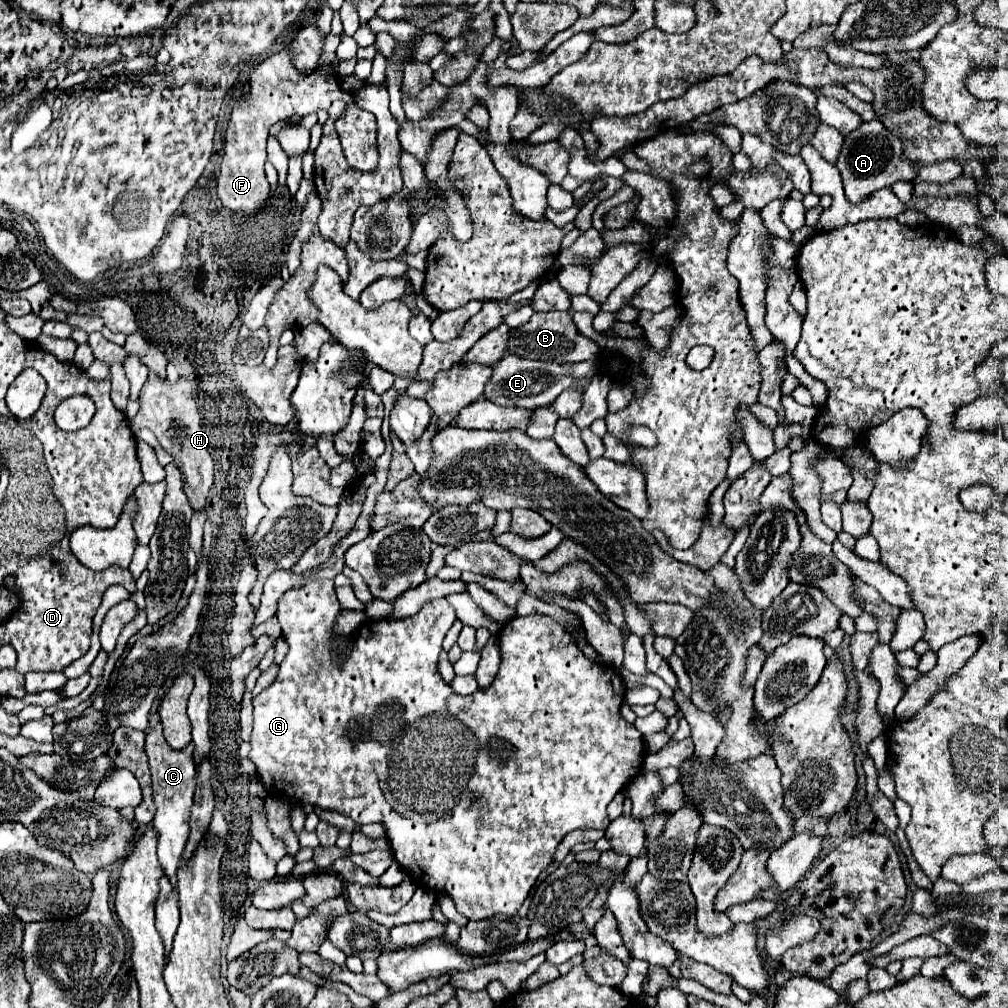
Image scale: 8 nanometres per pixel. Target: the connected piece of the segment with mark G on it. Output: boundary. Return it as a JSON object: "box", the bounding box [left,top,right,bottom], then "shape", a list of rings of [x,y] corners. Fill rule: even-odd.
{"box":[249,579,643,921],"shape":[[[321,579],[311,581],[299,589],[289,589],[277,609],[277,619],[281,621],[283,639],[289,645],[289,653],[285,661],[281,663],[277,679],[263,689],[255,701],[253,701],[253,733],[251,733],[251,751],[249,759],[255,763],[257,775],[267,791],[267,795],[273,795],[273,791],[293,803],[307,803],[321,809],[337,811],[345,817],[351,817],[357,825],[365,823],[381,823],[387,829],[387,839],[391,841],[391,849],[395,859],[409,871],[409,877],[417,881],[419,887],[427,887],[433,891],[443,891],[453,897],[455,907],[459,913],[463,913],[467,919],[479,921],[493,917],[497,913],[513,915],[525,897],[529,895],[533,883],[541,875],[543,869],[553,861],[555,849],[561,843],[561,839],[575,829],[607,829],[609,817],[607,817],[607,805],[615,797],[617,791],[621,791],[641,769],[643,763],[643,737],[635,729],[633,723],[627,723],[619,715],[619,703],[623,703],[625,687],[621,679],[621,699],[617,689],[617,671],[611,665],[597,665],[583,657],[581,649],[575,645],[571,637],[567,637],[565,629],[547,615],[525,615],[525,617],[513,617],[499,629],[499,649],[501,649],[501,665],[495,681],[487,689],[478,689],[475,693],[461,697],[451,691],[451,687],[441,679],[437,669],[438,658],[442,651],[443,639],[456,620],[455,609],[451,603],[443,599],[435,599],[423,605],[423,609],[415,617],[405,619],[381,619],[381,621],[365,621],[355,633],[351,635],[349,645],[337,647],[337,633],[333,631],[335,619],[339,617],[341,607],[337,603],[333,581]],[[349,723],[359,723],[359,735],[353,739],[349,737]],[[467,741],[479,741],[475,761],[473,761],[473,773],[467,779]],[[473,795],[479,797],[479,801],[473,805]]]}

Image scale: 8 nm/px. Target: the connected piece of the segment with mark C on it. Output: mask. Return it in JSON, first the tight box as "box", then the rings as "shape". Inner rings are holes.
{"box":[145,723,197,889],"shape":[[[157,723],[157,727],[149,731],[145,737],[145,753],[149,757],[149,767],[153,777],[153,801],[157,807],[153,827],[159,835],[159,845],[157,845],[159,865],[163,873],[169,877],[173,889],[177,889],[177,869],[183,857],[185,843],[189,839],[189,815],[193,807],[193,791],[195,791],[195,775],[197,775],[191,757],[191,743],[181,751],[171,749],[163,739],[161,723]]]}

